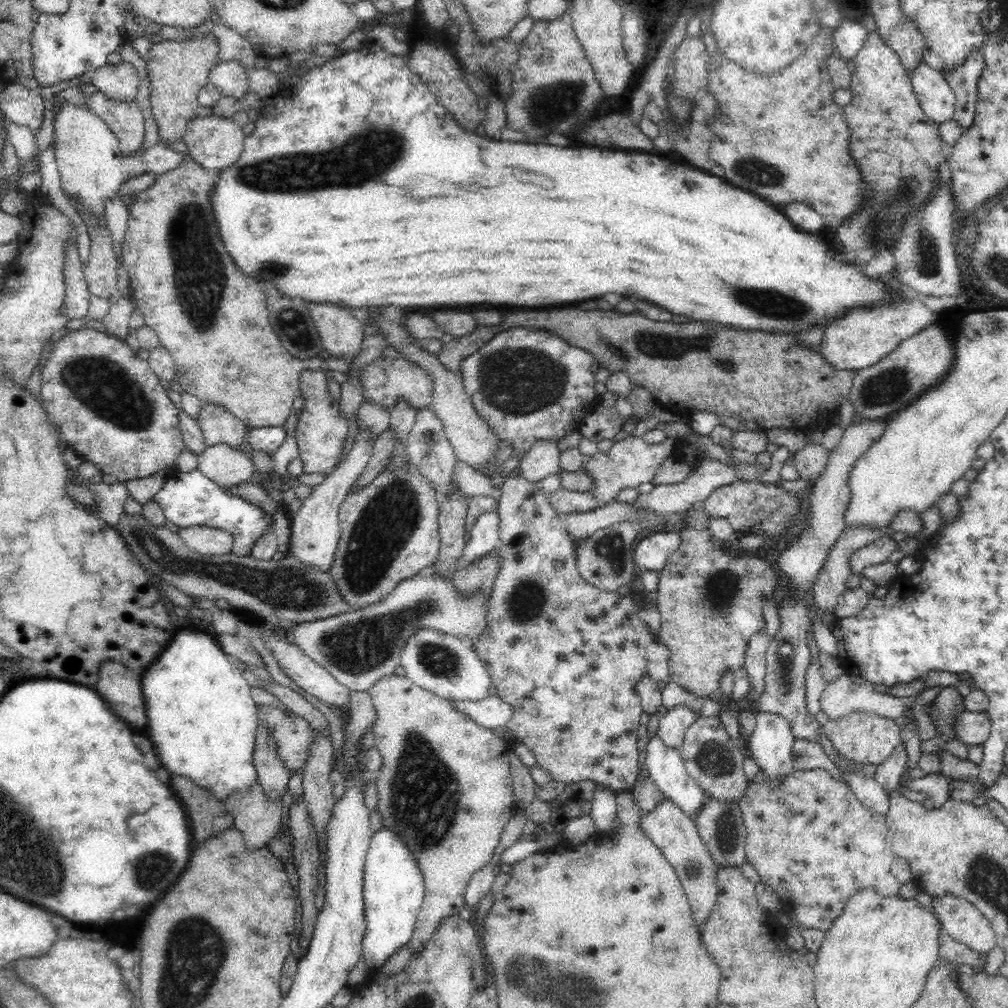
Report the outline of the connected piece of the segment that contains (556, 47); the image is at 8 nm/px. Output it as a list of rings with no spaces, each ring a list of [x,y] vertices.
[[[568,13],[554,22],[535,22],[532,32],[520,43],[513,75],[514,92],[505,104],[507,127],[522,130],[530,138],[562,134],[578,126],[580,118],[592,112],[604,94]]]

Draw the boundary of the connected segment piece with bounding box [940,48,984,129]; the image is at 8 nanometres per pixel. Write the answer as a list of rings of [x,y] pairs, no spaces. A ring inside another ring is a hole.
[[[974,48],[968,50],[966,60],[956,64],[956,68],[940,72],[956,97],[952,119],[965,129],[972,126],[976,116],[977,80],[982,68],[984,55],[980,48]]]

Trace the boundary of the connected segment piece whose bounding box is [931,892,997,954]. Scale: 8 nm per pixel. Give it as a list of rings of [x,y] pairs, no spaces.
[[[947,892],[942,896],[931,896],[931,899],[933,912],[940,918],[941,925],[952,941],[966,945],[979,954],[987,954],[997,946],[990,922],[970,902]]]

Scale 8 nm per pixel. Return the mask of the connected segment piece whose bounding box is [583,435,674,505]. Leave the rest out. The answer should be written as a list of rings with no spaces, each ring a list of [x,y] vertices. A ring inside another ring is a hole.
[[[624,435],[624,439],[615,444],[610,453],[598,452],[594,458],[584,458],[583,471],[590,475],[596,484],[591,494],[596,496],[602,505],[612,504],[624,488],[636,489],[640,484],[650,482],[670,457],[670,452],[674,451],[666,450],[664,444],[647,444],[642,437]]]

